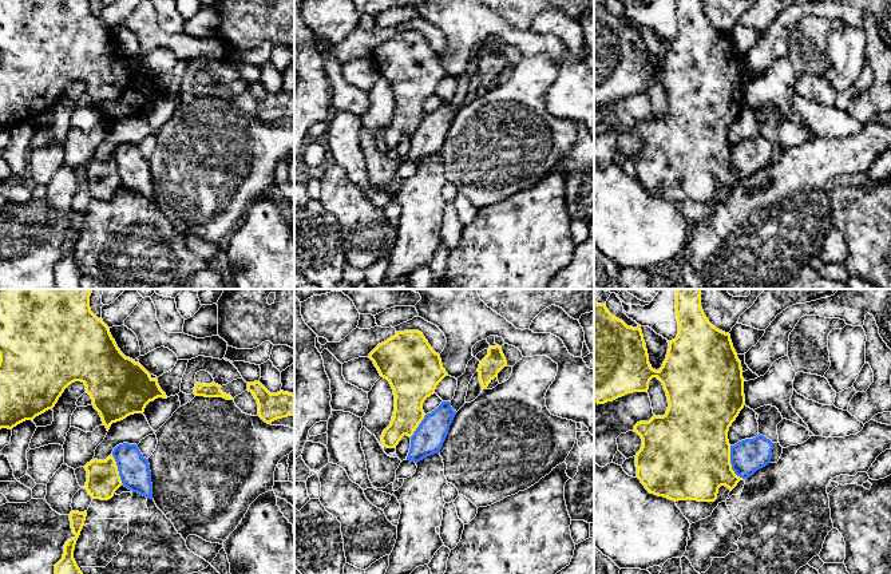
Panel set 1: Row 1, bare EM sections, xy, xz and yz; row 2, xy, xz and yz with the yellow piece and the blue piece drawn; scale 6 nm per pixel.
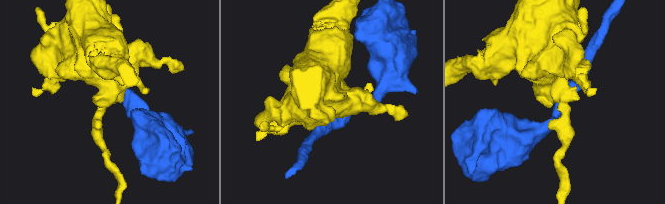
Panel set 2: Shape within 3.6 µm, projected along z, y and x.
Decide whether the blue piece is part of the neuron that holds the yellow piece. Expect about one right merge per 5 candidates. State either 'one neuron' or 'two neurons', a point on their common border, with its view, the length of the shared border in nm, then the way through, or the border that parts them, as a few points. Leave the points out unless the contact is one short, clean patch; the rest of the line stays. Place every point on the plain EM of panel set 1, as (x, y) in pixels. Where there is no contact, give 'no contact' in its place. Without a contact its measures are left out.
two neurons; contact yz (729, 163); length 220 nm; border yz (729, 146), (731, 169), (743, 179)

